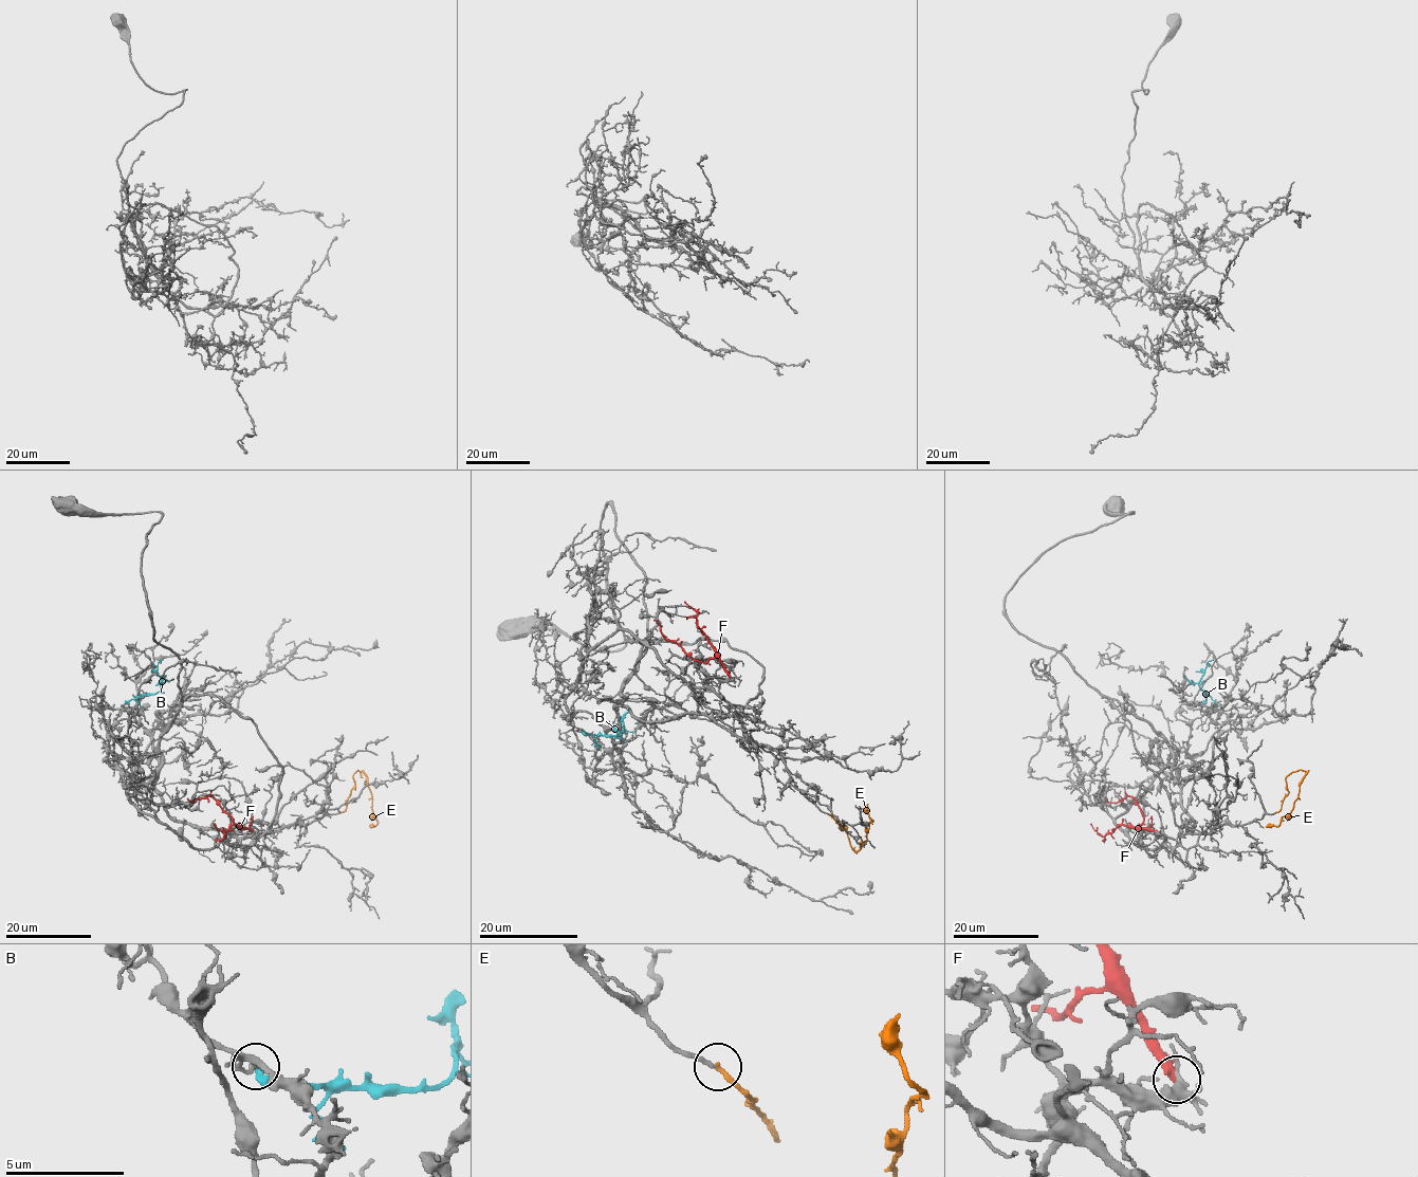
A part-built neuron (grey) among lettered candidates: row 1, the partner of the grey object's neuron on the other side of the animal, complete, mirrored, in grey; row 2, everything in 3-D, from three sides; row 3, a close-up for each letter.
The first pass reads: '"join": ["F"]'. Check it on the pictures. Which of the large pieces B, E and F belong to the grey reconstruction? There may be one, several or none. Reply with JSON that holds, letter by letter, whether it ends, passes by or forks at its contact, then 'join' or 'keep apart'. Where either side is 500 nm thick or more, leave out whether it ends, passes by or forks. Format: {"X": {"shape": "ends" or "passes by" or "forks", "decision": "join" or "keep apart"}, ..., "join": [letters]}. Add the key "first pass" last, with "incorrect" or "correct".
{"B": {"shape": "ends", "decision": "keep apart"}, "E": {"shape": "ends", "decision": "join"}, "F": {"shape": "ends", "decision": "keep apart"}, "join": ["E"], "first pass": "incorrect"}

